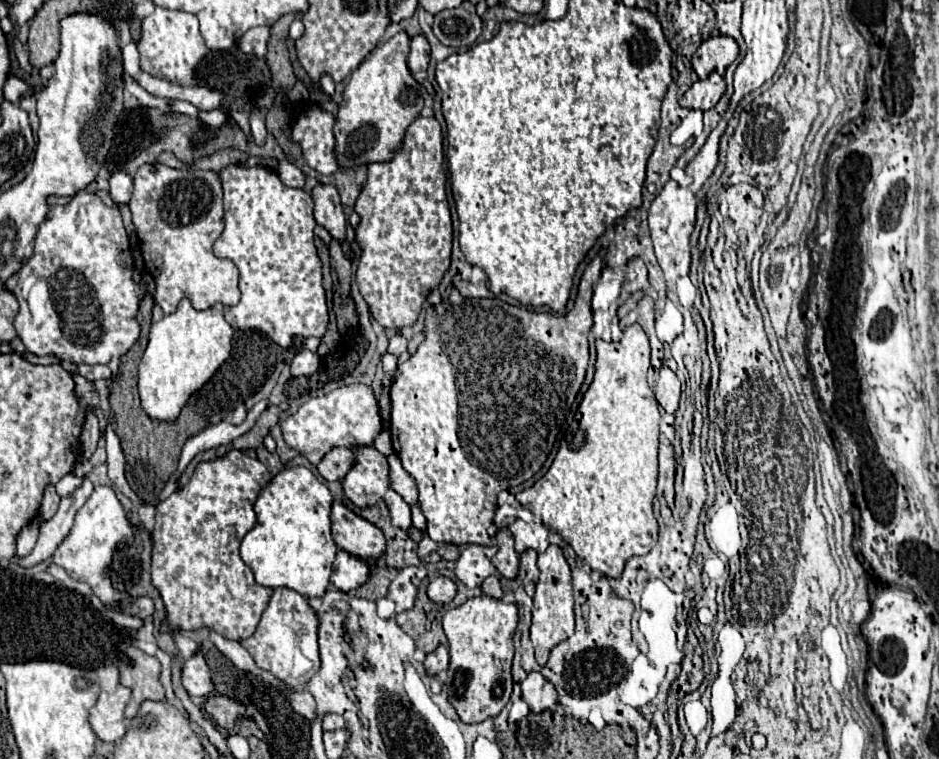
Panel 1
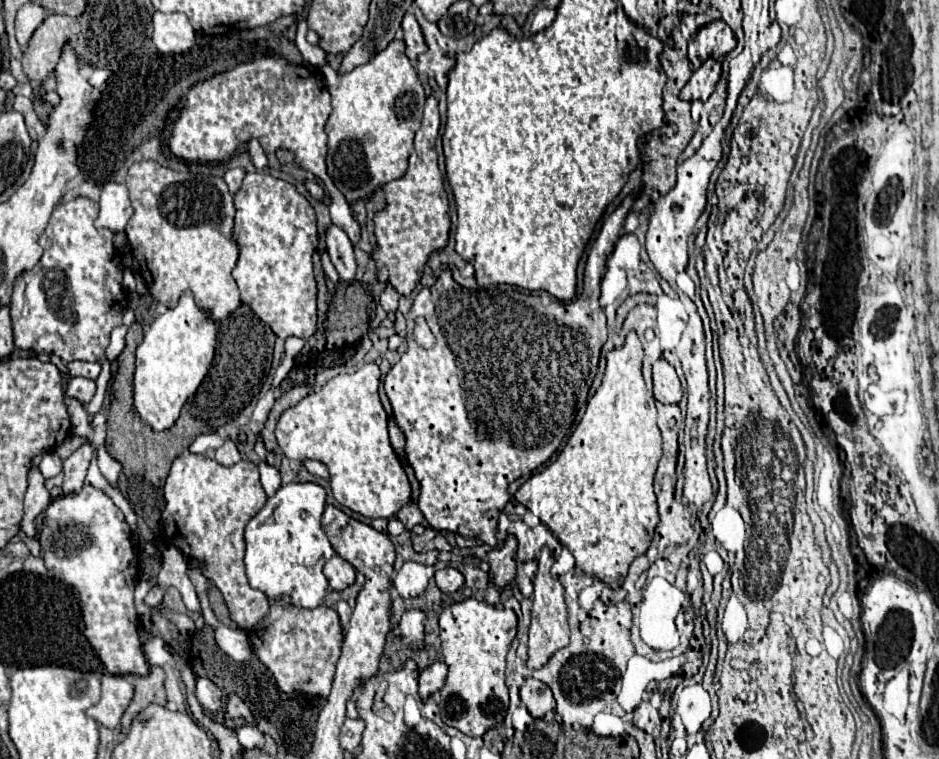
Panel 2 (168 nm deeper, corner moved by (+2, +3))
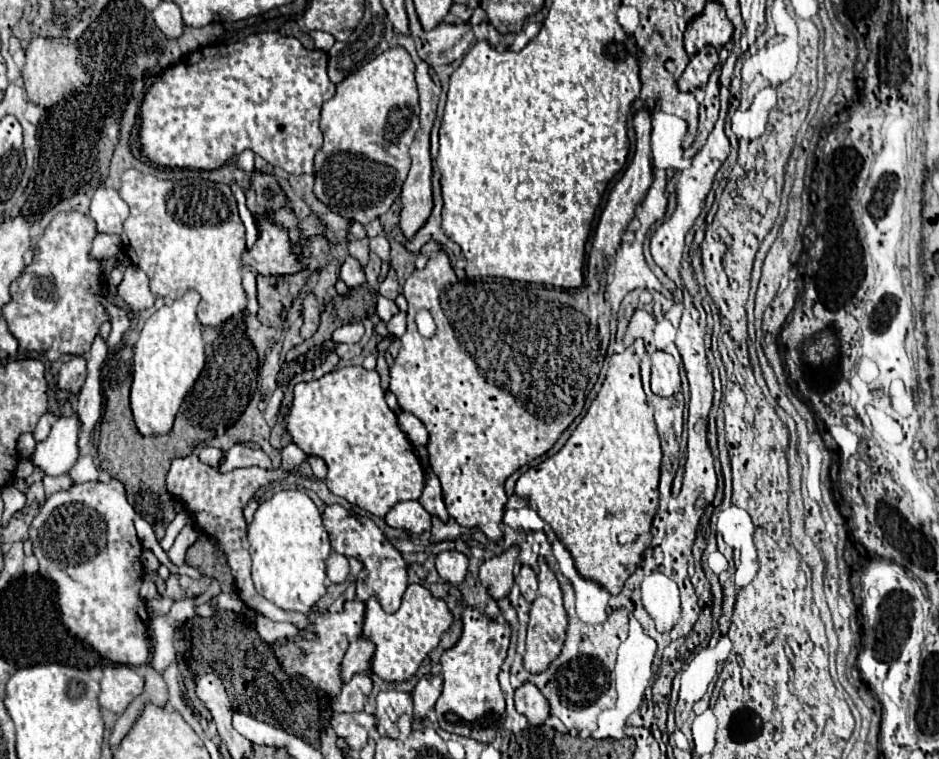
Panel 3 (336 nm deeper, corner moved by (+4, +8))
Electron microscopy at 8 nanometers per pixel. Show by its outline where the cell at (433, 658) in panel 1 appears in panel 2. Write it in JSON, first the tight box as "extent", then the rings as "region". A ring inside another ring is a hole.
{"extent":[419,660,447,700],"region":[[[441,660],[427,666],[419,674],[419,696],[421,696],[421,700],[427,700],[437,690],[441,690],[441,686],[445,684],[445,676],[447,676],[447,666]]]}

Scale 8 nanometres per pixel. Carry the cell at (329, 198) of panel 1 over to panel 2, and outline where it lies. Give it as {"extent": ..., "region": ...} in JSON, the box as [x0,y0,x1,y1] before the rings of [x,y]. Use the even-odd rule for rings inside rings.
{"extent":[327,224,357,282],"region":[[[331,224],[327,228],[327,252],[331,256],[333,266],[337,268],[339,276],[341,276],[341,280],[355,282],[357,264],[355,264],[355,254],[353,254],[353,244],[347,238],[347,234],[335,224]]]}

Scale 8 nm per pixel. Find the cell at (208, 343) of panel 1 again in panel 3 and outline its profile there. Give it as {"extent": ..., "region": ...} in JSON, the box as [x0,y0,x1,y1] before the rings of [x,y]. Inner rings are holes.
{"extent":[131,291,205,435],"region":[[[189,291],[181,299],[163,305],[147,319],[135,343],[131,409],[141,435],[165,435],[171,431],[183,397],[205,367],[205,343],[195,315],[197,303],[199,295]]]}

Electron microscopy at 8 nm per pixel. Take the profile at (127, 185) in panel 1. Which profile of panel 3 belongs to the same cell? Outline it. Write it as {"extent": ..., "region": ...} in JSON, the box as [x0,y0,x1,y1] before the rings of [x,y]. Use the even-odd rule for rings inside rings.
{"extent":[89,185,129,235],"region":[[[101,185],[93,193],[89,215],[95,219],[99,233],[119,235],[125,219],[129,217],[129,205],[115,189]]]}

